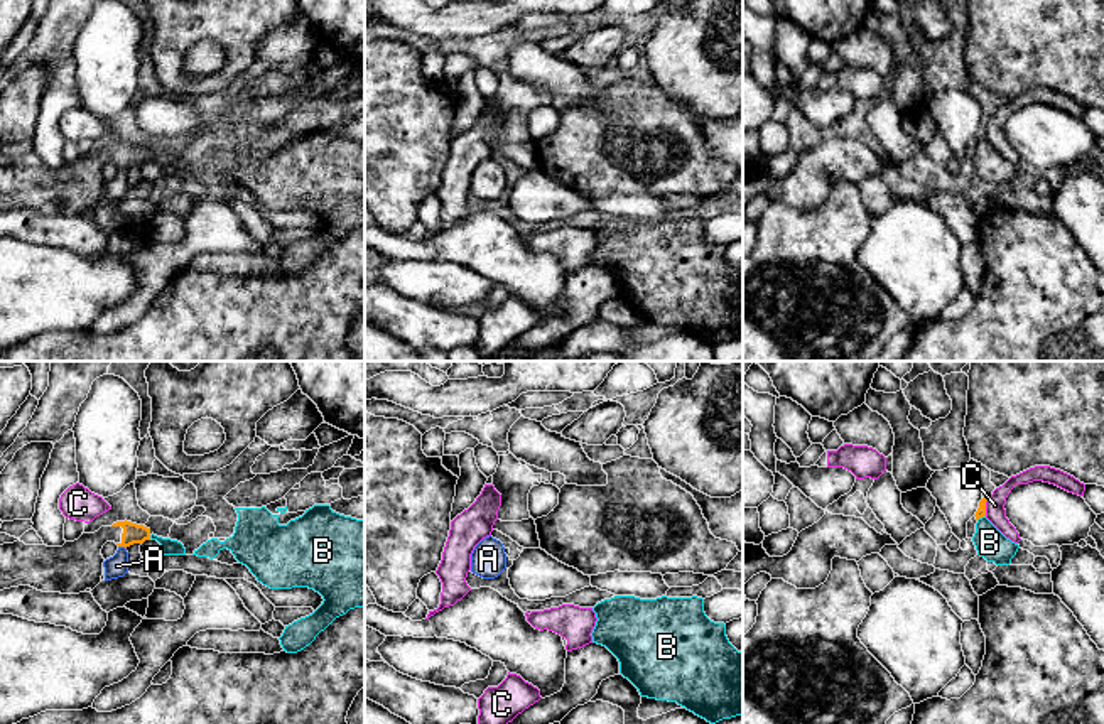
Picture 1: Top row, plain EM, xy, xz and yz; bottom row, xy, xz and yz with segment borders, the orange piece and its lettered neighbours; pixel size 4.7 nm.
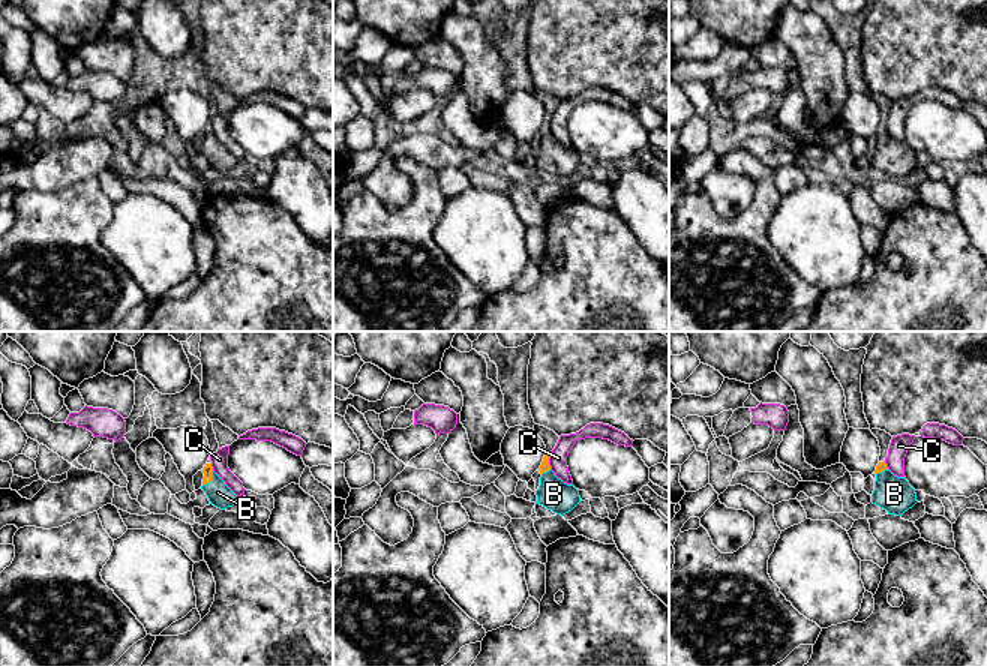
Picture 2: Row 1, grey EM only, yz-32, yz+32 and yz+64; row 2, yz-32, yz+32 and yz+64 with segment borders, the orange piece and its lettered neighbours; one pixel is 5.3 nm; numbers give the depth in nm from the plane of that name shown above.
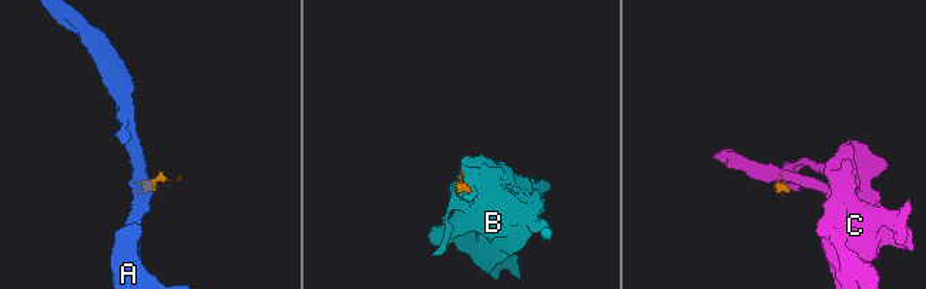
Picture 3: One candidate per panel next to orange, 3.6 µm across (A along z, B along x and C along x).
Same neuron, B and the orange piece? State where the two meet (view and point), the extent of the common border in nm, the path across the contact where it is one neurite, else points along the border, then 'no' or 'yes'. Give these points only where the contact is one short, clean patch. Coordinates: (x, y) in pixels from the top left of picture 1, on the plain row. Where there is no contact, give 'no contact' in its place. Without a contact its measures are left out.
meets orange in yz at (981, 139); contact 50 nm long; runs through yz (981, 134), (981, 139), (990, 164); yes

